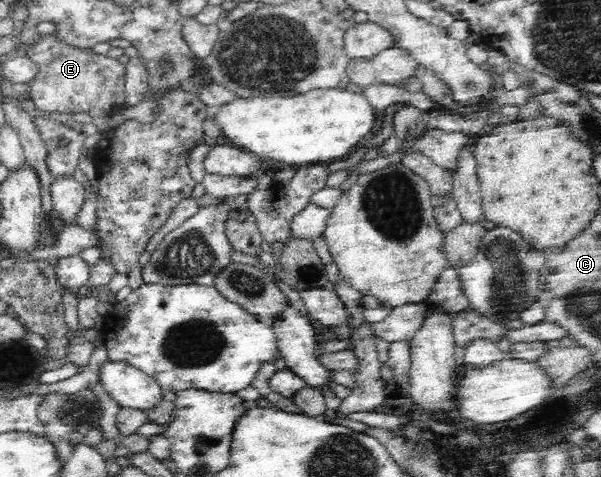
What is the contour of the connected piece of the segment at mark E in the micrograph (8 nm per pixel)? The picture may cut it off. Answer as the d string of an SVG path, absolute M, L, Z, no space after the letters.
M54 32L40 34L41 41L28 48L27 56L37 64L37 77L27 83L28 97L33 101L36 114L72 113L75 116L90 109L112 108L126 101L126 64L107 54L97 54L91 49L70 49L54 39Z

